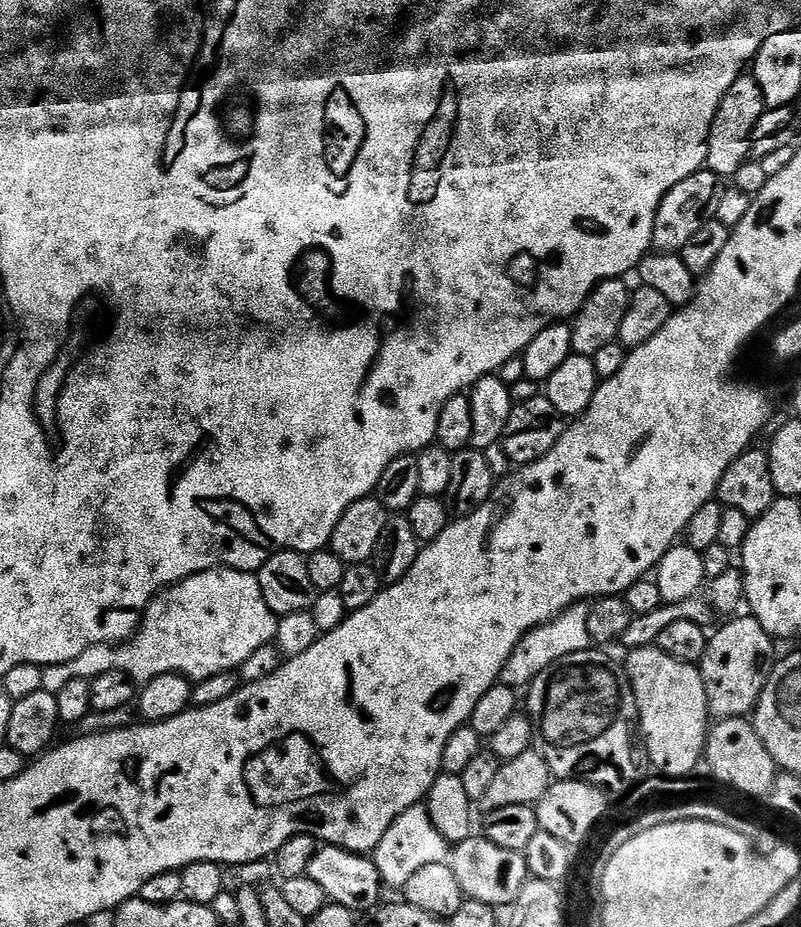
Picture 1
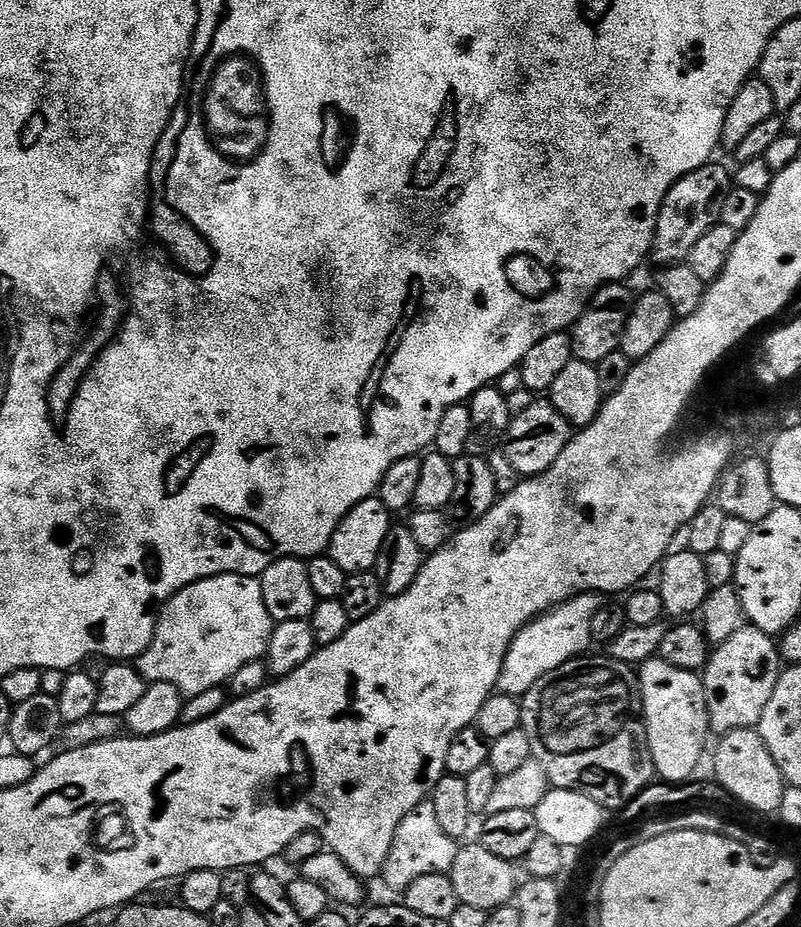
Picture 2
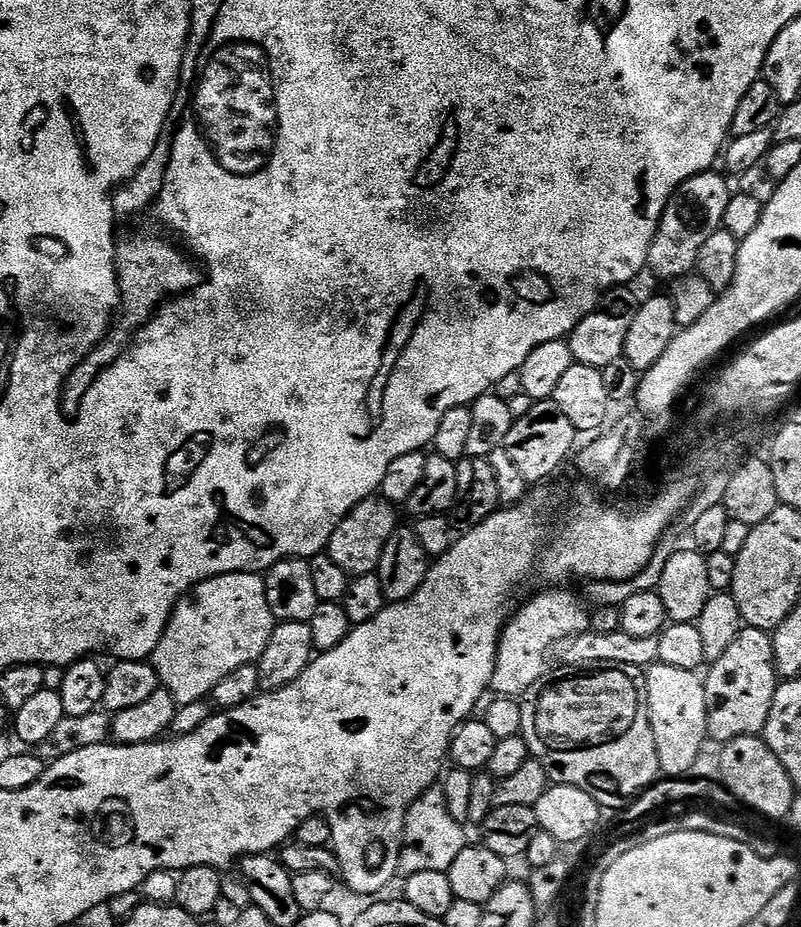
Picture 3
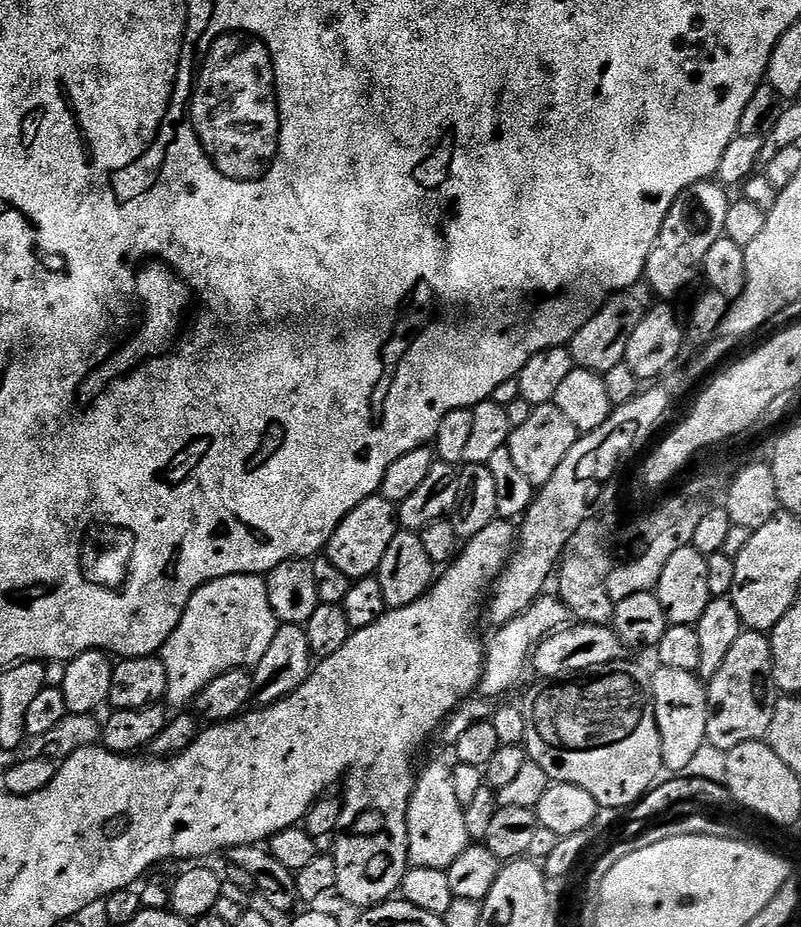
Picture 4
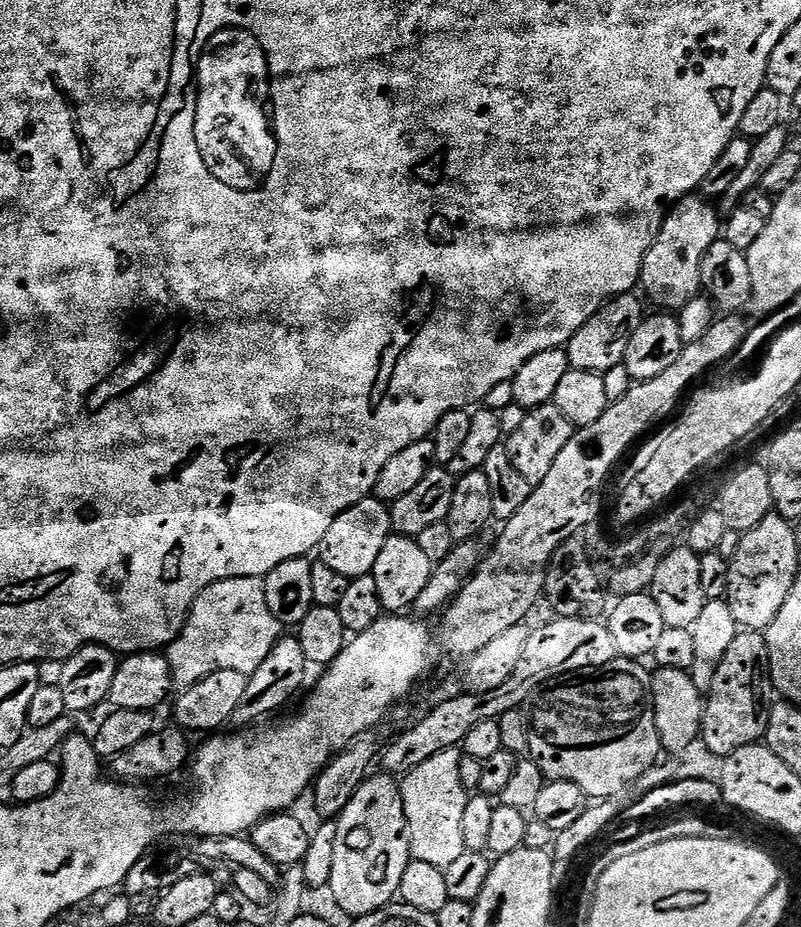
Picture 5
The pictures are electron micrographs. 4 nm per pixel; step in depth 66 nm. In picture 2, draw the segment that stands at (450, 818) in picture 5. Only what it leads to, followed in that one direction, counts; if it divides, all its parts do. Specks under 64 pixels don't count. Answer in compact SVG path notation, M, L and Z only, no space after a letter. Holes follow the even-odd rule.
M426 799L414 806L414 810L406 814L406 818L402 818L394 834L394 846L390 846L390 854L386 858L382 874L402 894L410 886L410 882L422 878L422 874L451 873L457 851L457 837L451 836L444 829L436 805L431 799Z

